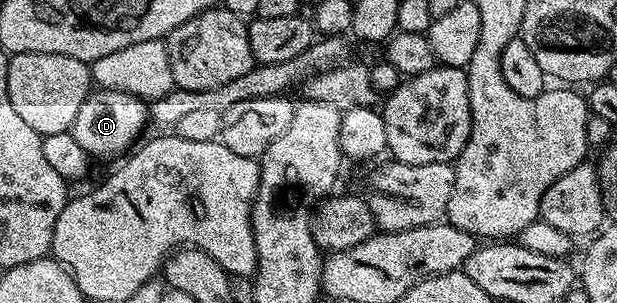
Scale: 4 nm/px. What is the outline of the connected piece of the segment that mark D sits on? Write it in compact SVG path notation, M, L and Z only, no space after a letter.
M98 88L86 97L84 104L80 104L80 112L76 112L69 133L91 159L97 160L110 158L113 154L125 155L143 137L142 130L144 134L147 126L148 106L143 99L128 92Z

